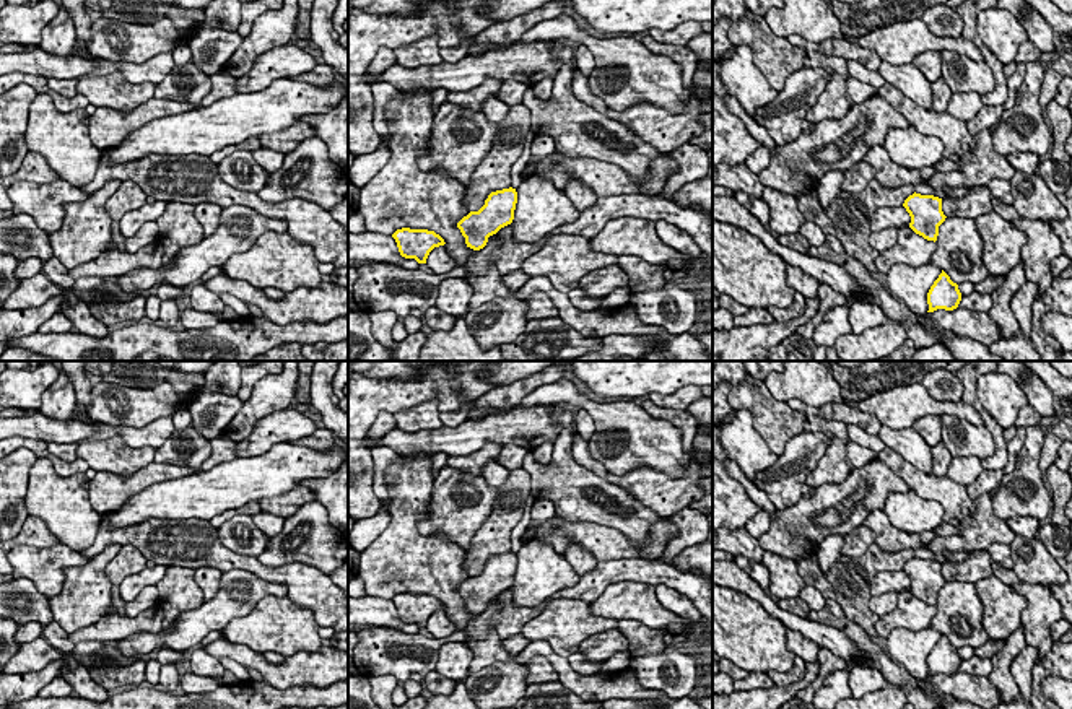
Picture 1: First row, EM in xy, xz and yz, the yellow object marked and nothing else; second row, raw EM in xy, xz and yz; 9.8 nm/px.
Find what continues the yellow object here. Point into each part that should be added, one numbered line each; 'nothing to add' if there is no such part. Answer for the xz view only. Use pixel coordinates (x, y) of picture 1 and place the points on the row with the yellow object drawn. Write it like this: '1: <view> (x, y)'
nothing to add

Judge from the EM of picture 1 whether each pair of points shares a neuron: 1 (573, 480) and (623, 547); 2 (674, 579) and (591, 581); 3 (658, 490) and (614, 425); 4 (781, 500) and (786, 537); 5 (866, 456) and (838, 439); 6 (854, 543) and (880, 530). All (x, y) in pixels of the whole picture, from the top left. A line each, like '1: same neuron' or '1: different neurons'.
1: different neurons
2: same neuron
3: different neurons
4: different neurons
5: different neurons
6: different neurons

